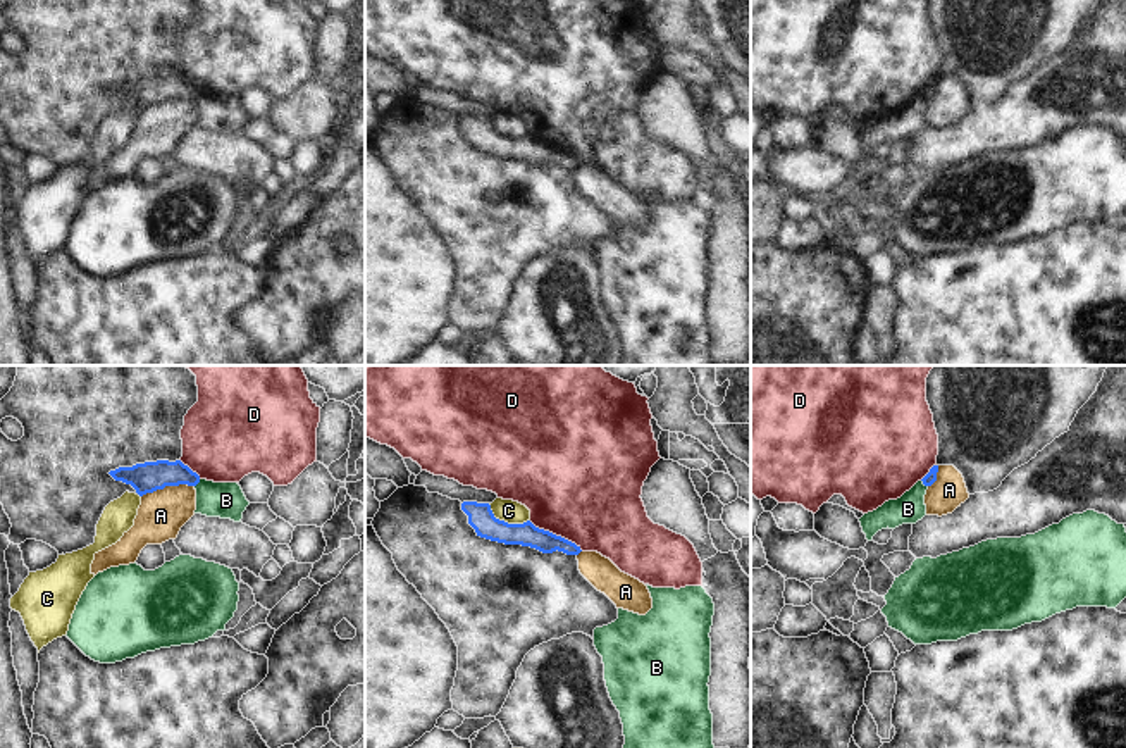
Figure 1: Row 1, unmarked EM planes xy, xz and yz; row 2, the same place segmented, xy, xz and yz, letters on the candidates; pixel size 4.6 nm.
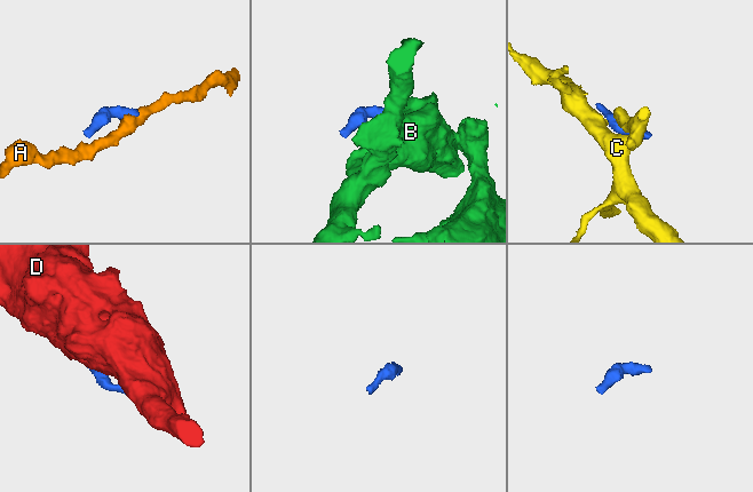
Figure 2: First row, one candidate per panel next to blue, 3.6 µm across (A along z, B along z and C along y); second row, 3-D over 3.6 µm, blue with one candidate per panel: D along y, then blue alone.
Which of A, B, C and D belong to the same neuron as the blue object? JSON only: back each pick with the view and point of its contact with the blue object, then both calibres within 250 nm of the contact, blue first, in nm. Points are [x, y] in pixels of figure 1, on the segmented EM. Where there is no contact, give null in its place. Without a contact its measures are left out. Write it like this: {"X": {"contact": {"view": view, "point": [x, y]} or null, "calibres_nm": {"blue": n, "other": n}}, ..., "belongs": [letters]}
{"belongs": []}

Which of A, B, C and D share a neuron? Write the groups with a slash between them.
A / B / C / D

